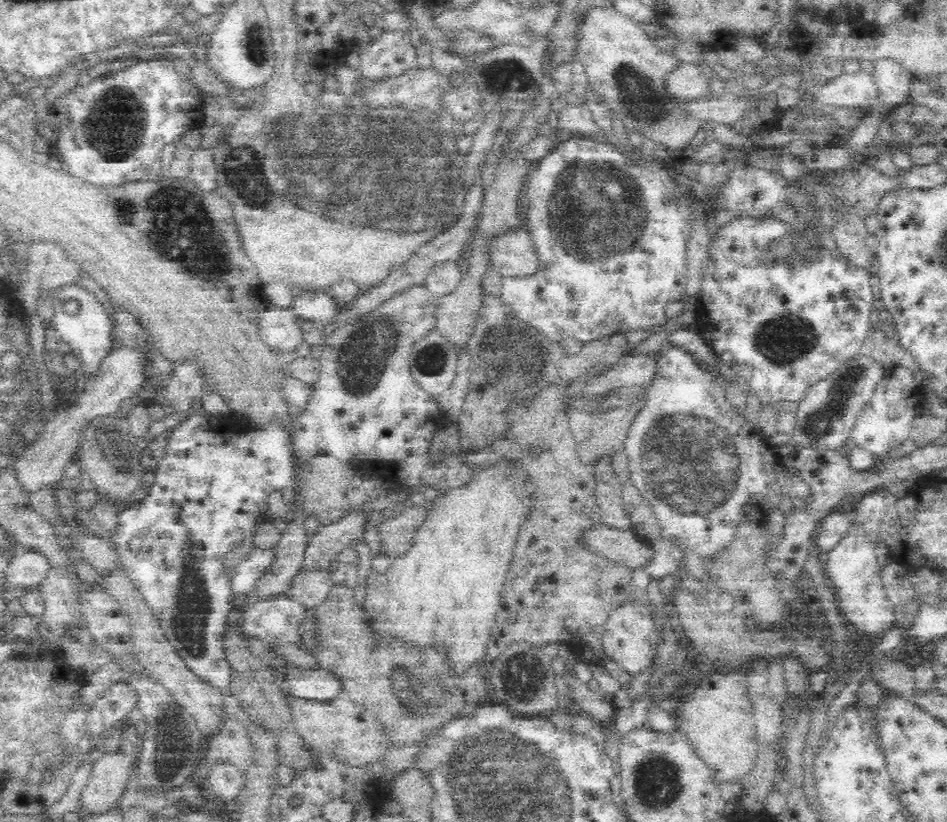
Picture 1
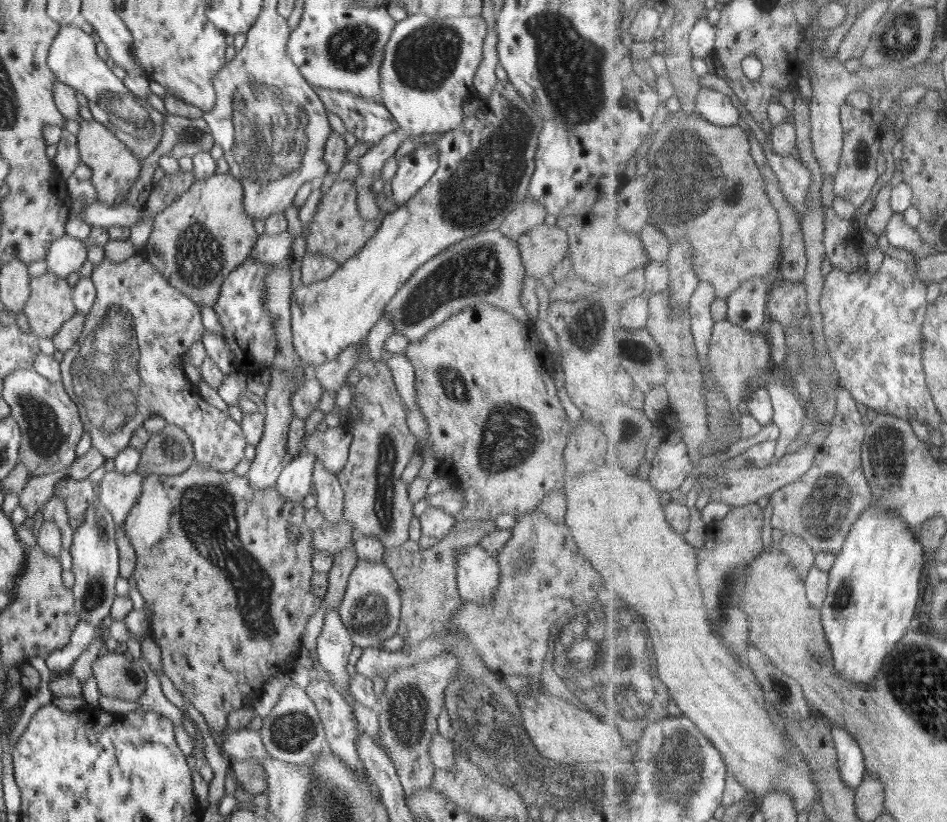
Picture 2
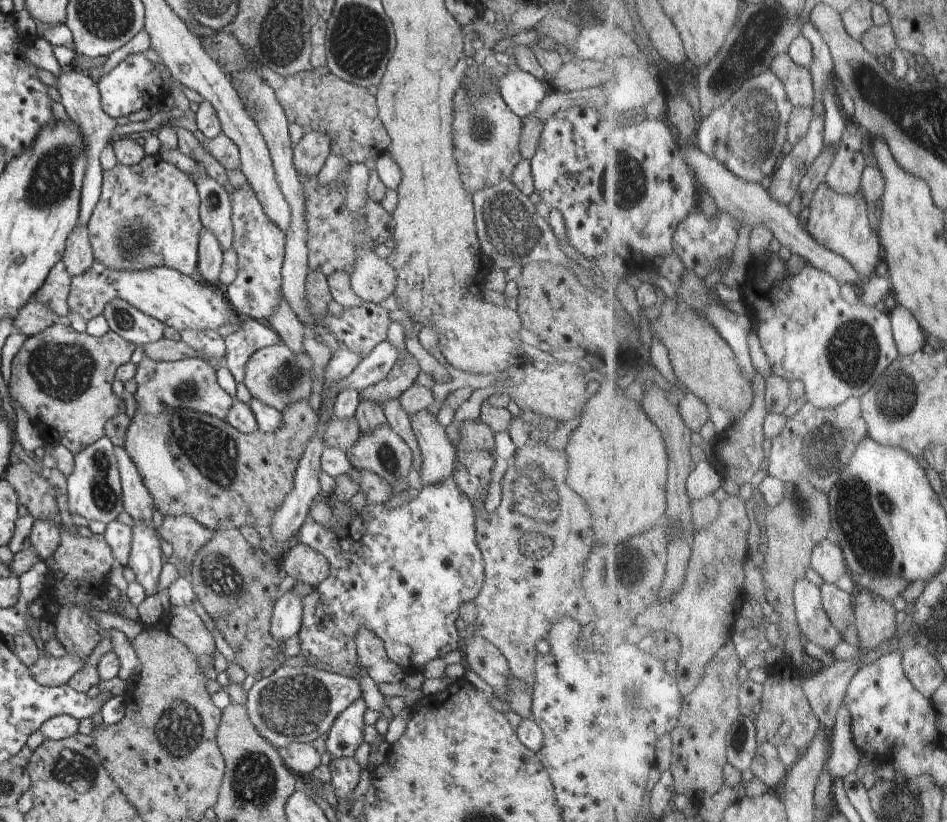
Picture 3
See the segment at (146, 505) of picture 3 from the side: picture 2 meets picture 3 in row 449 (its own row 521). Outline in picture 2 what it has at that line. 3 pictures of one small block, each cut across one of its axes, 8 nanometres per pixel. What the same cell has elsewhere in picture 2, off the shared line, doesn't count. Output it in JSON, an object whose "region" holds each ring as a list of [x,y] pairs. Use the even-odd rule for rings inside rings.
{"region":[[[115,469],[107,472],[98,487],[97,502],[102,504],[114,523],[123,527],[133,505],[140,497],[143,477],[136,471],[121,474]]]}

